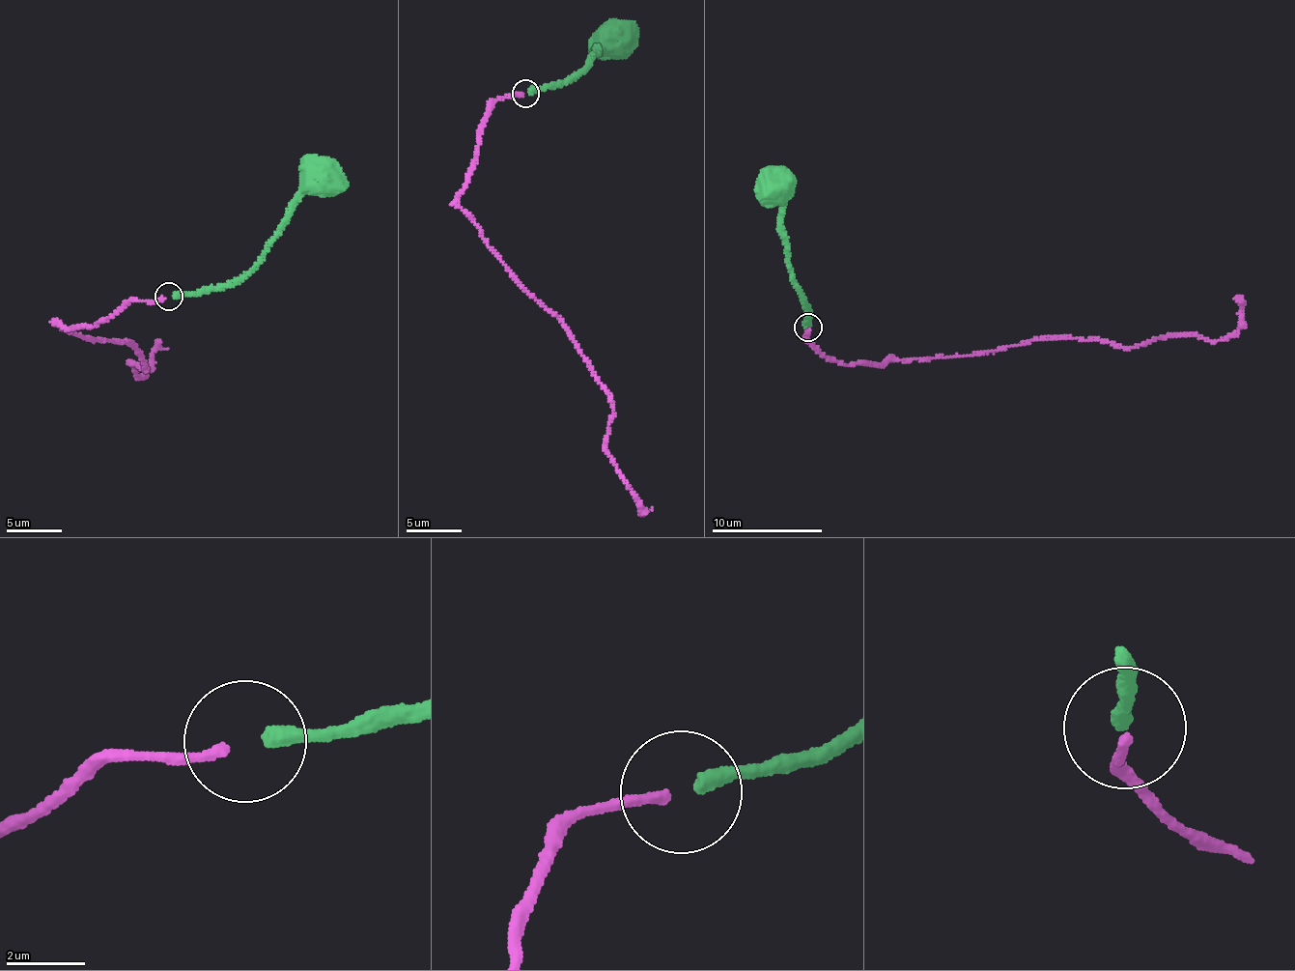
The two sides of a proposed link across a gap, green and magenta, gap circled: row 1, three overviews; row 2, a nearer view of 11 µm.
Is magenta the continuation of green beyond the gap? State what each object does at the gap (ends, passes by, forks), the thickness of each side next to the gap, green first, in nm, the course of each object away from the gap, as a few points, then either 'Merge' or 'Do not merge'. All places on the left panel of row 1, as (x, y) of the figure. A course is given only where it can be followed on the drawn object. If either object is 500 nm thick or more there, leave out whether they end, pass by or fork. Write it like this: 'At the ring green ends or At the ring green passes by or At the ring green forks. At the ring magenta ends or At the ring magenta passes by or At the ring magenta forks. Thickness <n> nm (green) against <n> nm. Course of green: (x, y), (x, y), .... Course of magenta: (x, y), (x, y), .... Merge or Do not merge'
At the ring green ends. At the ring magenta ends. Thickness 400 nm (green) against 260 nm. Course of green: (173, 296), (233, 284), (261, 260), (289, 203), (304, 183), (319, 173). Course of magenta: (165, 298), (132, 300), (90, 328), (57, 326), (133, 347), (144, 368), (128, 364), (138, 378), (168, 348). Merge

